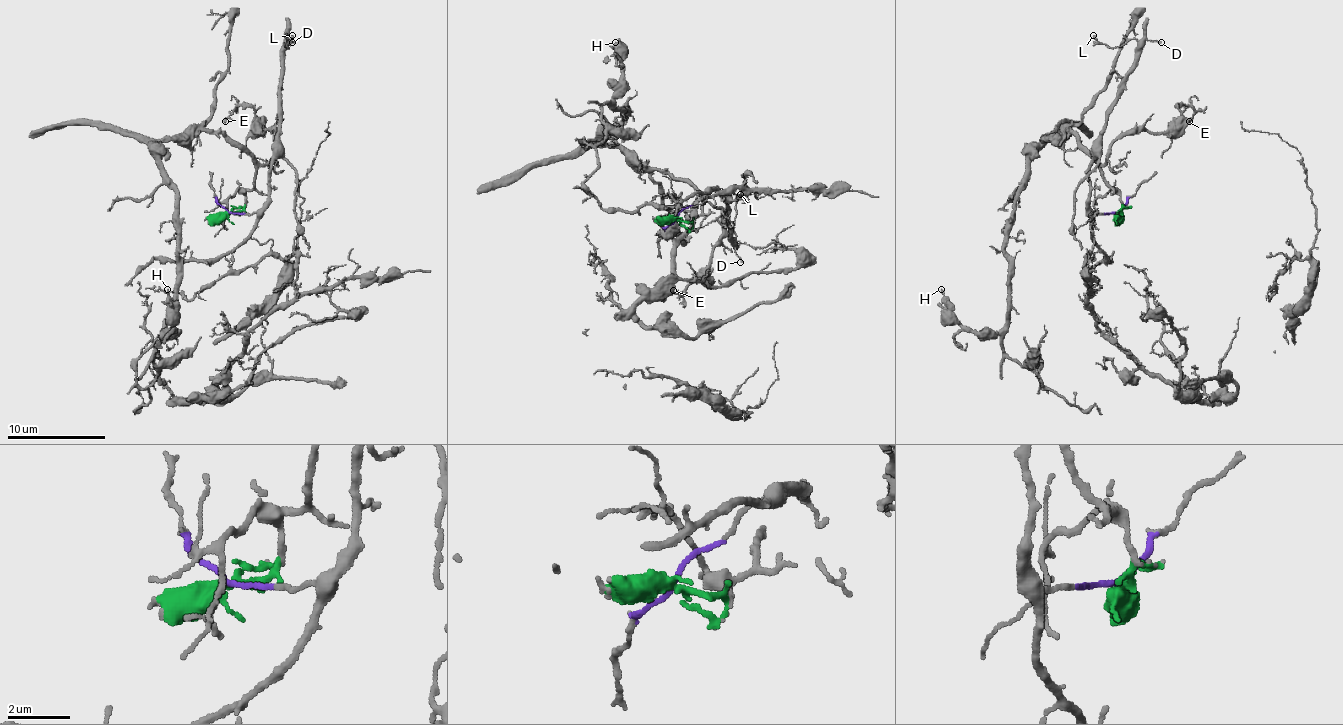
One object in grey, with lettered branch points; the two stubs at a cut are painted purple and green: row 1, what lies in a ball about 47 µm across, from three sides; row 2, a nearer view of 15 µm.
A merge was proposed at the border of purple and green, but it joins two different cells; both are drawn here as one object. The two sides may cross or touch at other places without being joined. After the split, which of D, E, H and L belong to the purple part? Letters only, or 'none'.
D, L

